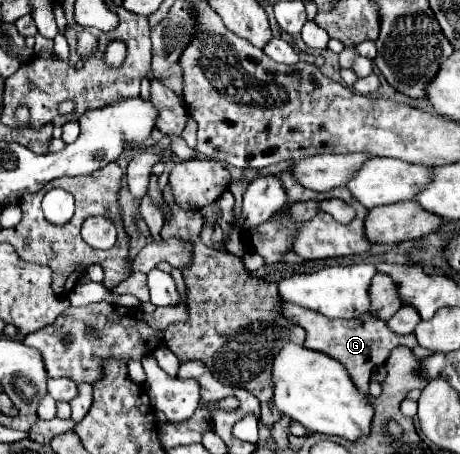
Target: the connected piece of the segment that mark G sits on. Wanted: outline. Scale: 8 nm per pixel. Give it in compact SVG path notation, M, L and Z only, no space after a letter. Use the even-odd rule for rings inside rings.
M285 301L279 305L279 311L283 313L283 317L287 315L287 319L293 325L299 325L307 331L305 345L309 349L317 349L317 351L323 351L323 353L339 359L345 365L345 369L349 371L355 387L367 395L369 395L371 369L383 365L393 347L397 347L397 345L415 347L417 345L417 339L413 335L397 335L387 329L385 321L375 319L369 313L365 313L363 317L357 317L357 319L329 319L317 311L311 311L311 309L293 305L293 303L285 303Z

